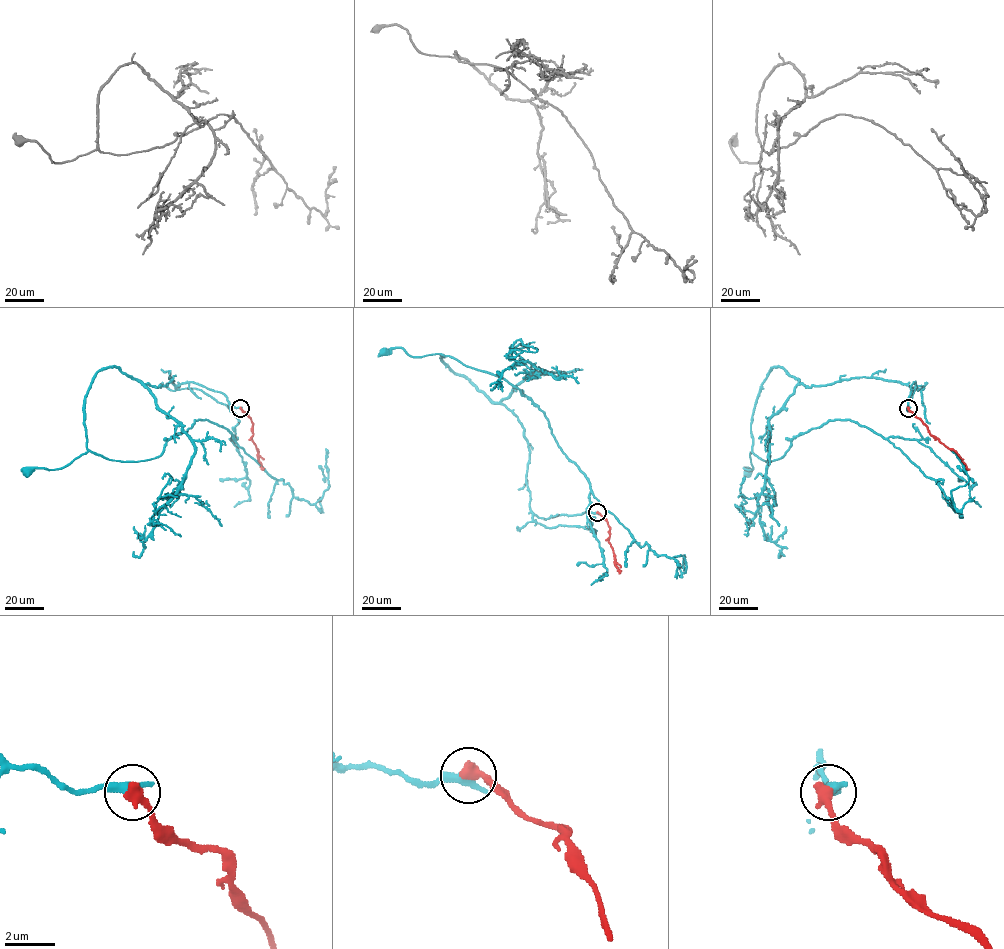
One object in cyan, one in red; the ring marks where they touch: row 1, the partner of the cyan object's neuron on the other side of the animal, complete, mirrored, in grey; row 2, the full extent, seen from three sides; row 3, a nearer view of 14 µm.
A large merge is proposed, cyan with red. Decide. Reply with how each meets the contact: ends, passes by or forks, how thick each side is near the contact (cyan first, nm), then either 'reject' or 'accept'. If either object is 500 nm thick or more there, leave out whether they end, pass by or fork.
440 nm thick on the cyan side, 500 nm on the other; reject

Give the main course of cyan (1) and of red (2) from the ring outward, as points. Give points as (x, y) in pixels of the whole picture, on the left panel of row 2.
1: (240, 408), (191, 381), (170, 377), (155, 387), (109, 367), (85, 397), (88, 451), (59, 468), (26, 470)
2: (240, 408), (253, 423), (251, 438), (262, 469)

